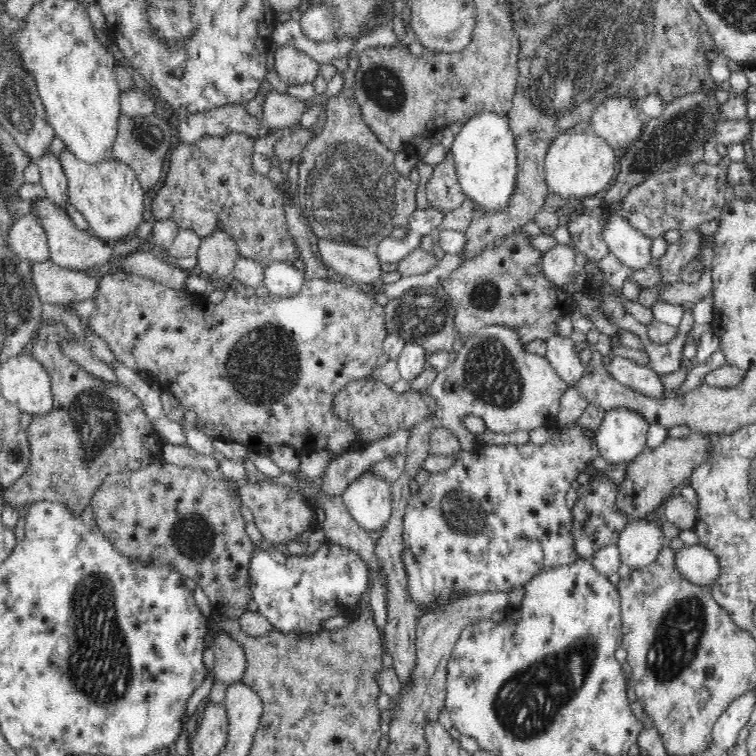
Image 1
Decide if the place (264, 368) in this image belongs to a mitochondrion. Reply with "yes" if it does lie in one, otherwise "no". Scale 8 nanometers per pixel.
yes

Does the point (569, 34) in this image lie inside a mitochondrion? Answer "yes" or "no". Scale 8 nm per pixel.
yes

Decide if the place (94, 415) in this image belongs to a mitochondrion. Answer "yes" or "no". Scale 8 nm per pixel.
yes

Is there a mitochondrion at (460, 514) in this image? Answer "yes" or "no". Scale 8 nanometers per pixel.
yes

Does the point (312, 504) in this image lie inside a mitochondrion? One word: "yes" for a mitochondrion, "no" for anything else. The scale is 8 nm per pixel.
no

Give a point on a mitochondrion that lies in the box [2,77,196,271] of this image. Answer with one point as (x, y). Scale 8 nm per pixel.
(150, 135)

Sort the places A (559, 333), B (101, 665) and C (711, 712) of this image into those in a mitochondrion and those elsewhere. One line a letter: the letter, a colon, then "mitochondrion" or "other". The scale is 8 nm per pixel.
A: other
B: mitochondrion
C: other

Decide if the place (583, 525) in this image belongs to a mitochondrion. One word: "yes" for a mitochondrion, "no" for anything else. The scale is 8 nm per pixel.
no

